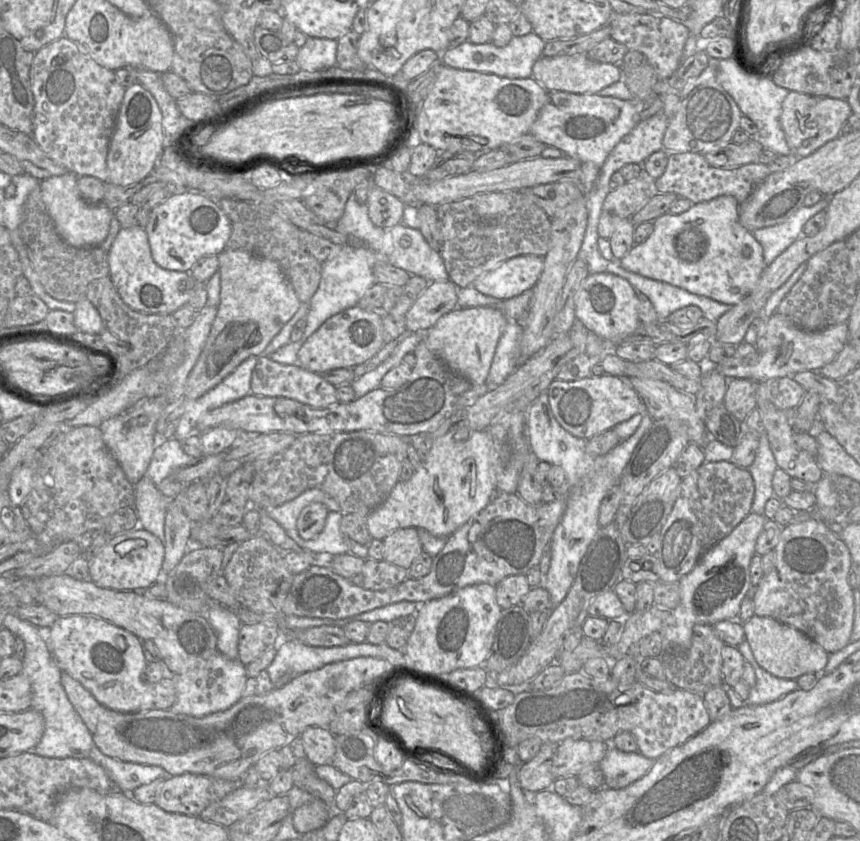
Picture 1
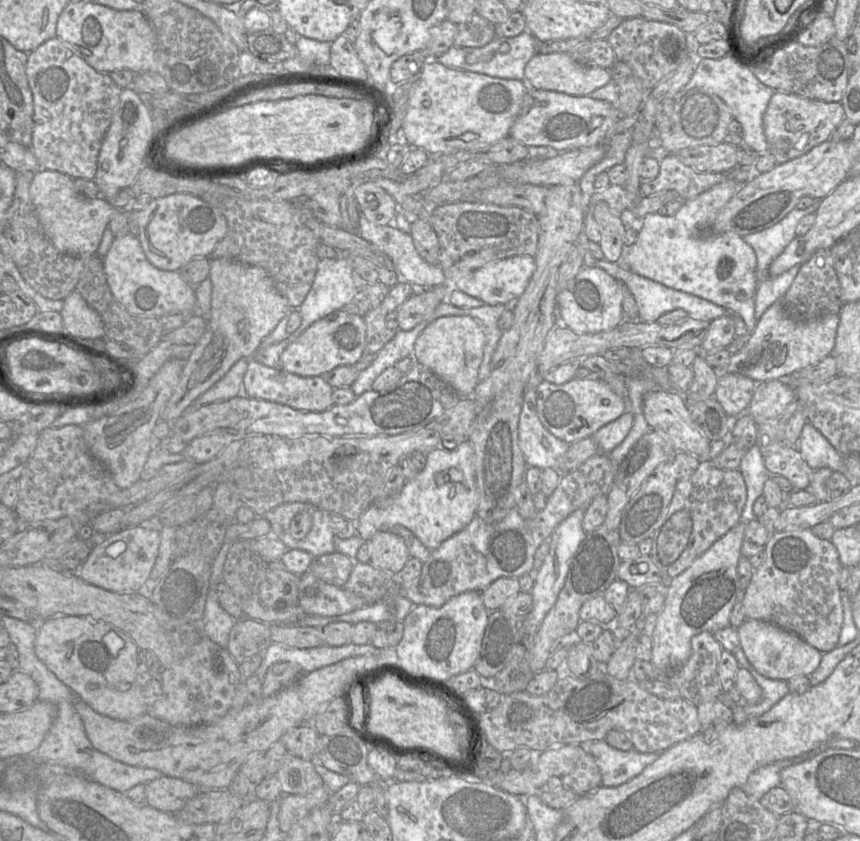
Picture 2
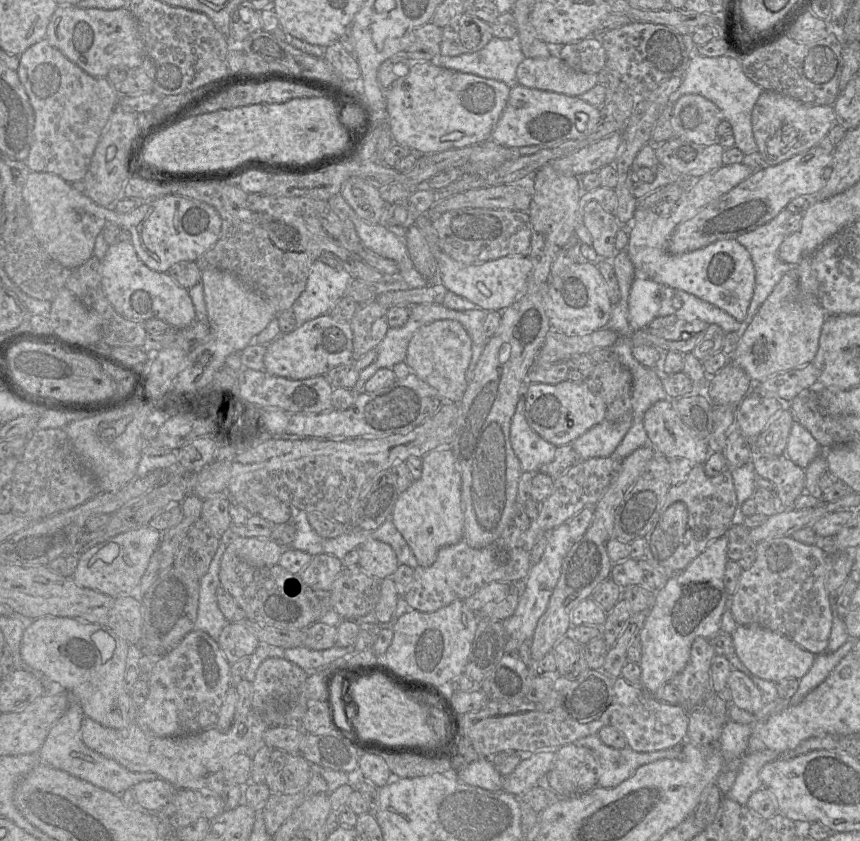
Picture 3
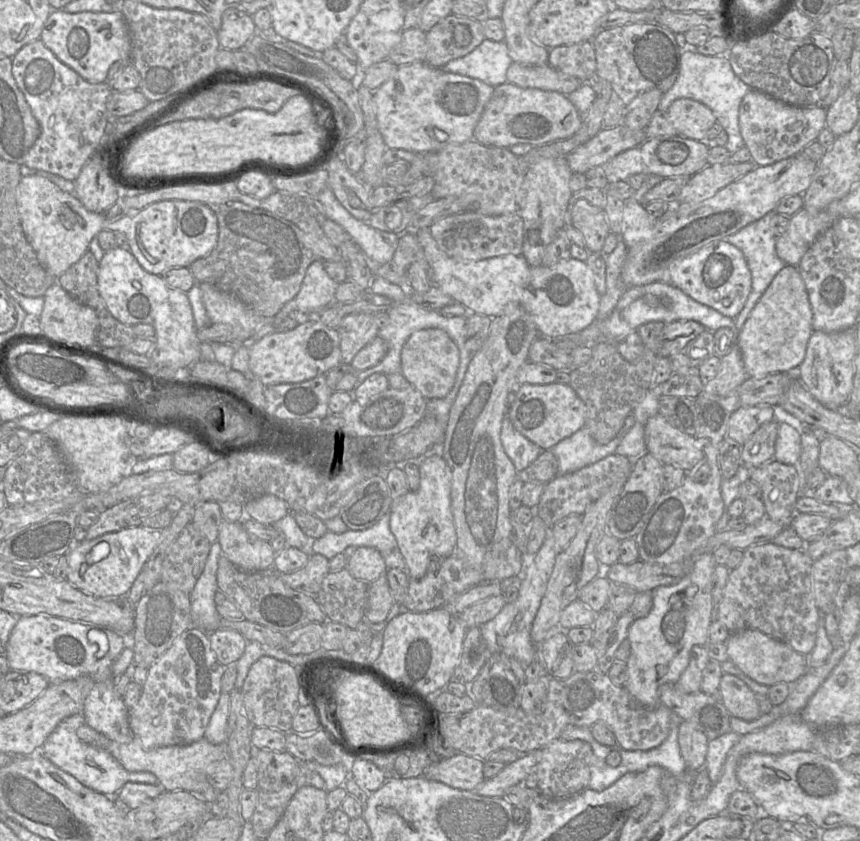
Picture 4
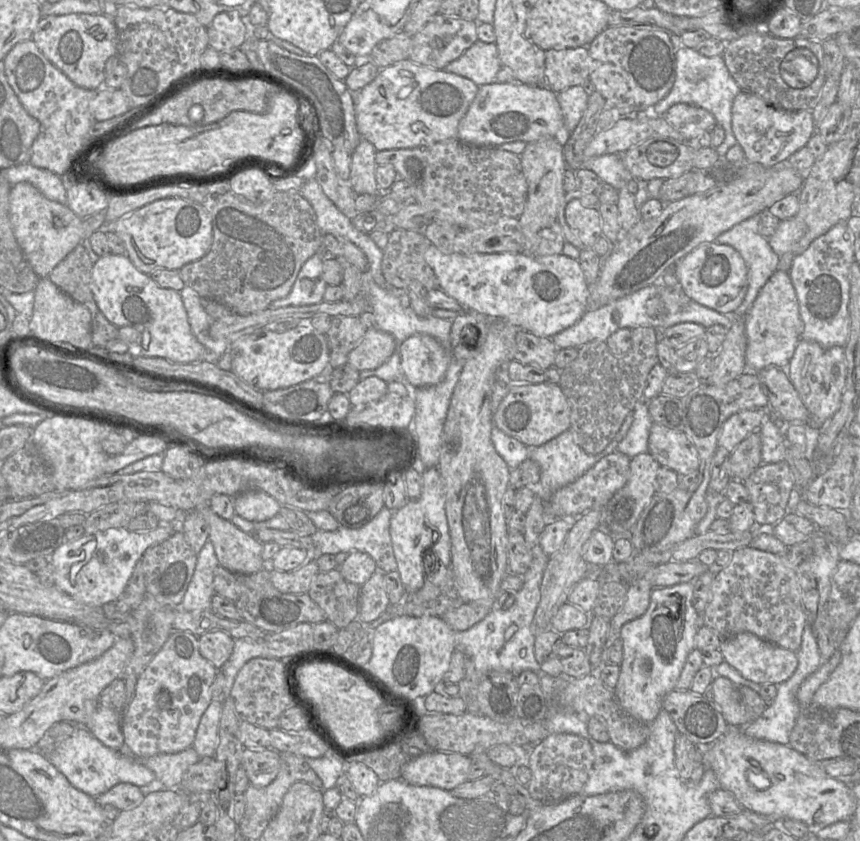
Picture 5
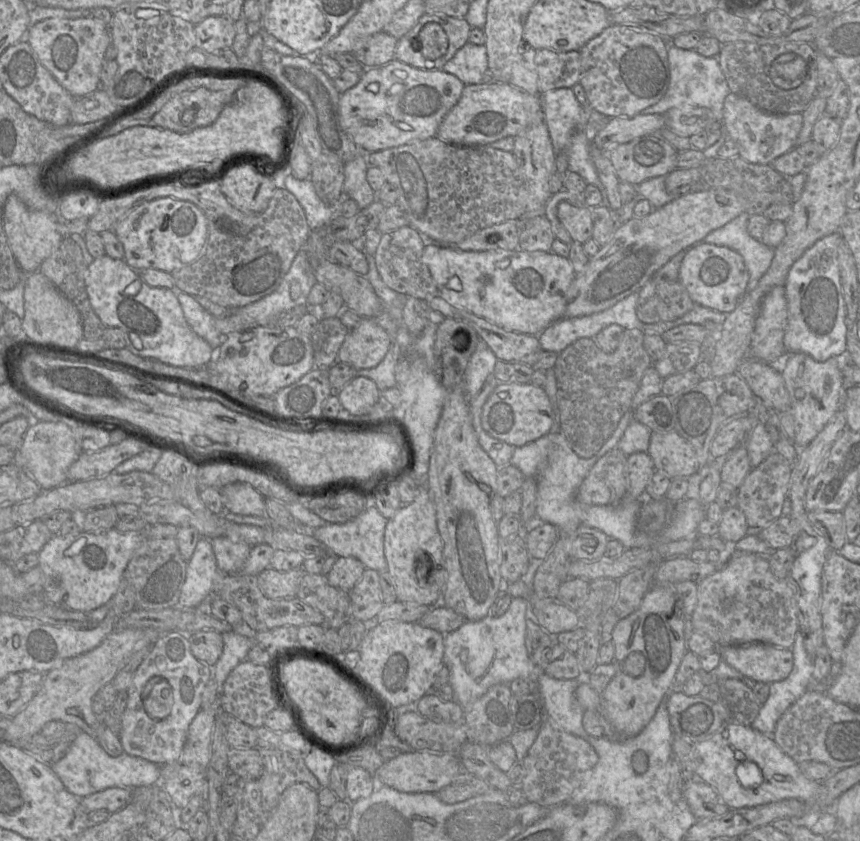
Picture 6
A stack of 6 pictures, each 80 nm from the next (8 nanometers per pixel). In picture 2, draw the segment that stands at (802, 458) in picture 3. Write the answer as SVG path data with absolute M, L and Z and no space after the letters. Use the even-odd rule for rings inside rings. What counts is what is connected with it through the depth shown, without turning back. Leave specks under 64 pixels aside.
M810 423L803 426L797 448L813 470L829 468L833 472L843 472L844 457Z

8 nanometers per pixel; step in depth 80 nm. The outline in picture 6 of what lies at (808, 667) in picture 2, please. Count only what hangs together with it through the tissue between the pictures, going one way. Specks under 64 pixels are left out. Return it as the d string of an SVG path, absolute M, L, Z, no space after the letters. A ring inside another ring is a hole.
M769 644L723 646L718 651L722 660L744 676L768 684L785 679L793 667L790 649Z

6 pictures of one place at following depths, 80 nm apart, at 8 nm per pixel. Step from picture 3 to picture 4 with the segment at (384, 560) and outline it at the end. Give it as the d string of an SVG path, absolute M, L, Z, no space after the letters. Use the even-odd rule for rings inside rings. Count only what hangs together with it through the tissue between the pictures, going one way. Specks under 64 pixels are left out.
M358 547L346 569L353 577L366 583L377 580L388 570L381 553L371 547Z

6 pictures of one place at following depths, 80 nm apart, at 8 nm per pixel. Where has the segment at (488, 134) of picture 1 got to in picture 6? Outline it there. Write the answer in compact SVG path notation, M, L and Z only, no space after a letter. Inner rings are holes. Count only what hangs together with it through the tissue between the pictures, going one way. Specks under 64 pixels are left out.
M396 59L380 67L365 68L359 82L340 96L340 126L364 153L433 138L444 117L460 99L464 86L456 76L443 70L418 69Z

